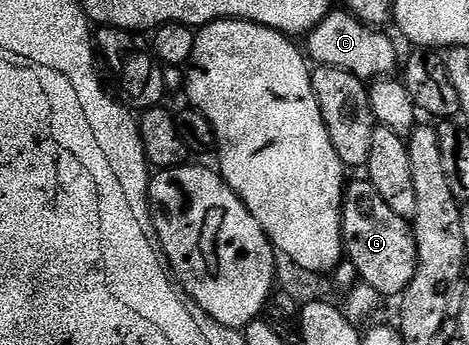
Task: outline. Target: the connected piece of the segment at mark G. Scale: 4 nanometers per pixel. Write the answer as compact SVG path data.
M369 180L351 181L342 200L342 241L344 254L354 265L361 281L381 296L400 296L412 284L418 267L418 245L414 239L413 225L407 219L396 216L388 204L376 192Z

